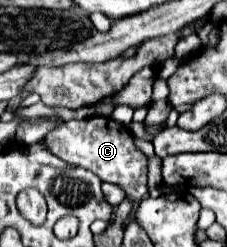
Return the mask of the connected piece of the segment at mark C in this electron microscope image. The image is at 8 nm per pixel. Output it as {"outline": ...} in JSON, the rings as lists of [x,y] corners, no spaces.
{"outline":[[[92,116],[84,120],[68,120],[62,126],[50,130],[42,142],[60,160],[86,168],[104,182],[120,186],[126,192],[126,198],[134,200],[134,204],[138,204],[148,194],[148,156],[136,148],[132,132],[114,118]]]}

